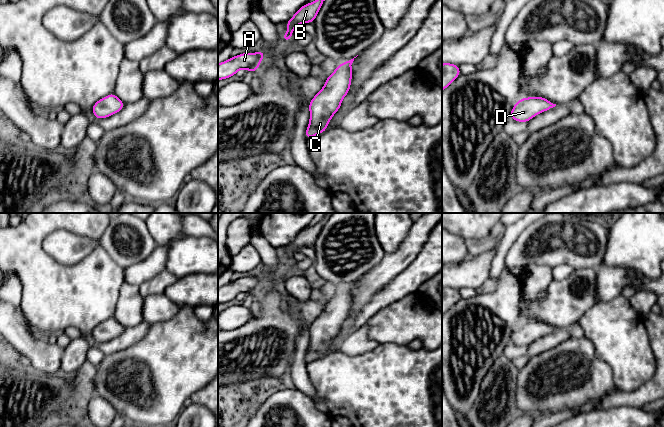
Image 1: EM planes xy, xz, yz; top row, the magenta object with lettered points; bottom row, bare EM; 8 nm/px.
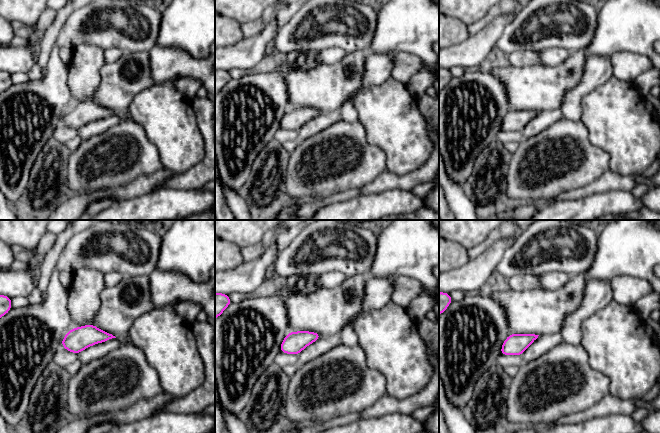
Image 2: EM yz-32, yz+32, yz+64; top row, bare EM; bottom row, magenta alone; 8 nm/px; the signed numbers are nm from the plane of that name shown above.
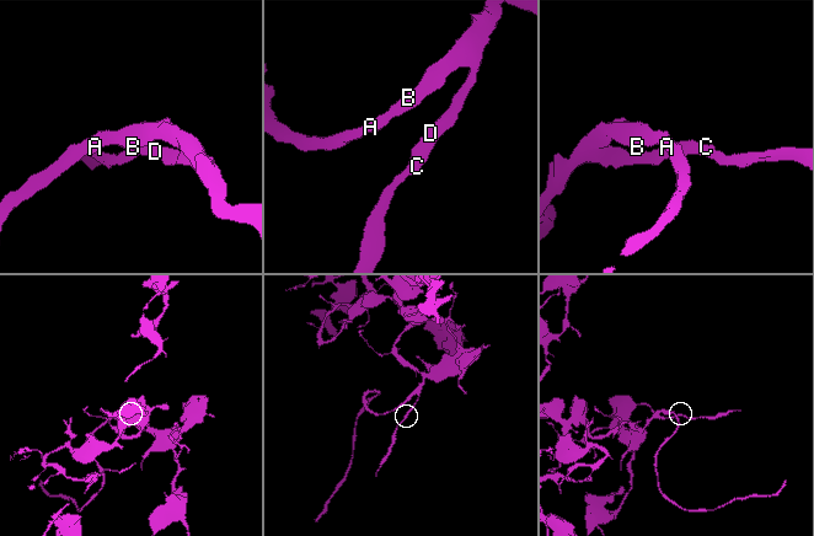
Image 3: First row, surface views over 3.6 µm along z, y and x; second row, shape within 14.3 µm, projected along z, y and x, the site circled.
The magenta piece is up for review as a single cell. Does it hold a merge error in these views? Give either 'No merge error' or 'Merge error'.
No merge error

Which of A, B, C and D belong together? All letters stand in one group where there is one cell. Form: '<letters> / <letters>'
A B C D

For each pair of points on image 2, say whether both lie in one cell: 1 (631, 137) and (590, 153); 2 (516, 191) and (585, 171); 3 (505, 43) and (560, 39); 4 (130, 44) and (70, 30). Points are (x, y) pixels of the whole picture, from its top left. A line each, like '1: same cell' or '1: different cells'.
1: different cells
2: same cell
3: same cell
4: same cell

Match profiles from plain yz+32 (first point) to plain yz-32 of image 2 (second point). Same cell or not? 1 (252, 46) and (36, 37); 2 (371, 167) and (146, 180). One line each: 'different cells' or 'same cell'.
1: different cells
2: different cells

